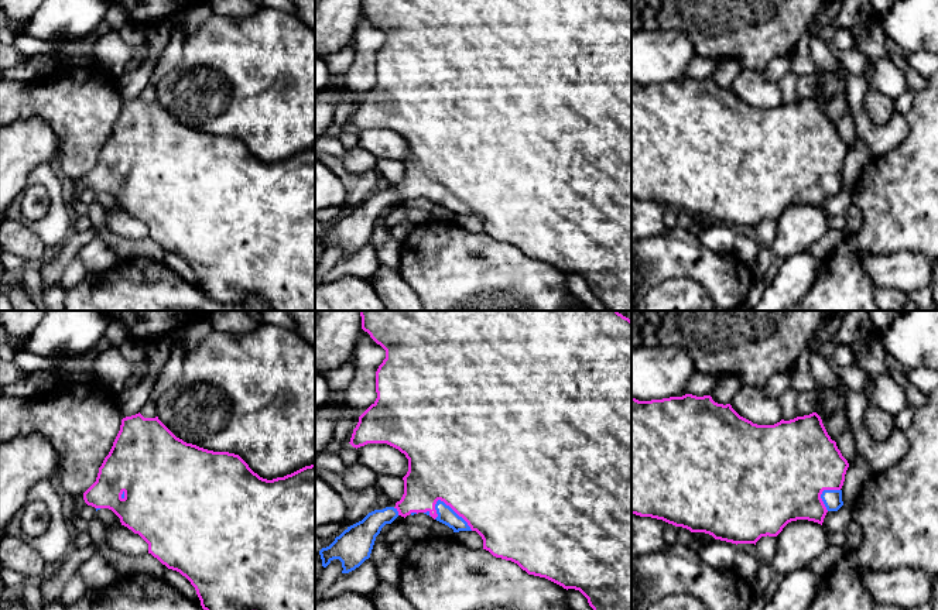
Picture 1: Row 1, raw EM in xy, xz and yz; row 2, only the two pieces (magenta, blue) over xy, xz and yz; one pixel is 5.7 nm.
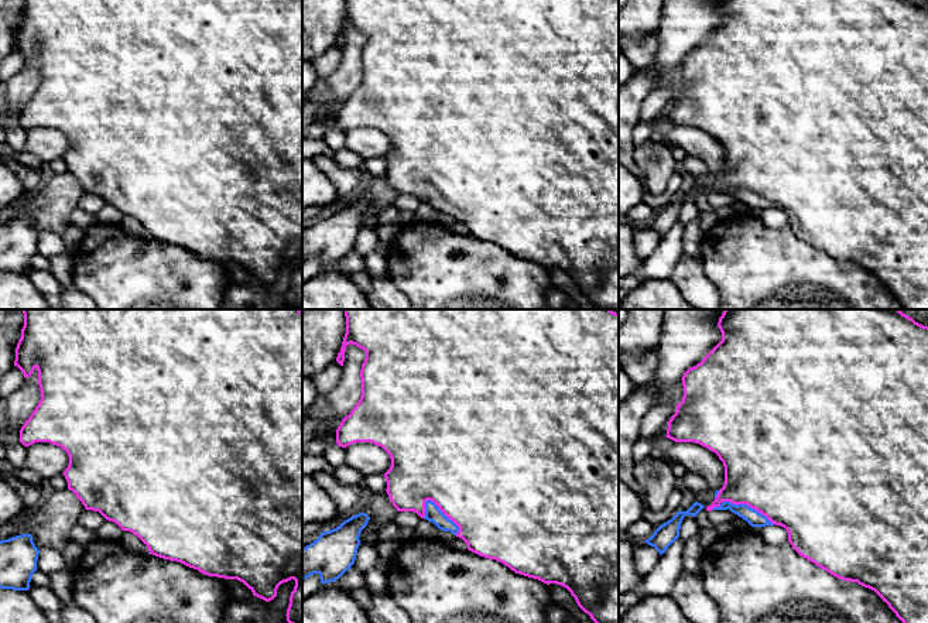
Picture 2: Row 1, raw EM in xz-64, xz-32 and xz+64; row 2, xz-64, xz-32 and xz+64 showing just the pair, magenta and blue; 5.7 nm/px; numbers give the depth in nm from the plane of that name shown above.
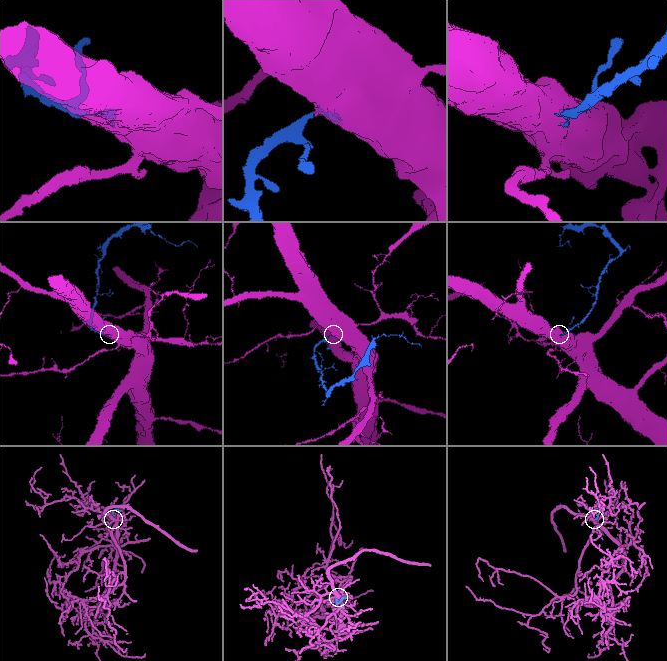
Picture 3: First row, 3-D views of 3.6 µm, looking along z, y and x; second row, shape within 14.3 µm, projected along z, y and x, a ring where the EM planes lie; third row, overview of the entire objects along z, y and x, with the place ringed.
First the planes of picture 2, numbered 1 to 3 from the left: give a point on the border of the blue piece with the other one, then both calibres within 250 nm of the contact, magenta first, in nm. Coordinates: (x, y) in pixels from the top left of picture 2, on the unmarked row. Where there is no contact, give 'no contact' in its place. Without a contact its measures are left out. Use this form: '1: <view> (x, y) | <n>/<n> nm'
1: no contact
2: xz-32 (447, 199) | 500/90 nm
3: xz+64 (749, 190) | 500/90 nm

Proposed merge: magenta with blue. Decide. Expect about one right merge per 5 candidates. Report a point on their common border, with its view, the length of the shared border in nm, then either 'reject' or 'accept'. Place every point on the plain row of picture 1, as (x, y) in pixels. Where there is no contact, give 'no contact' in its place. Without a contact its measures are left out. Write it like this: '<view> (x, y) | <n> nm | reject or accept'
xz (455, 195) | 280 nm | accept

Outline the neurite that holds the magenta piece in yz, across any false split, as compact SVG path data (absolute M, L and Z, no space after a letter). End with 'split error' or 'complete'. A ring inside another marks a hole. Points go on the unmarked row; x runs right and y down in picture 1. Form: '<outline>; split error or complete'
M685 78L651 85L631 80L631 198L640 201L663 203L736 229L756 229L761 220L777 220L791 205L808 203L822 209L828 195L843 189L841 172L848 151L817 96L757 109L740 100L730 88L715 86L711 79Z; split error

